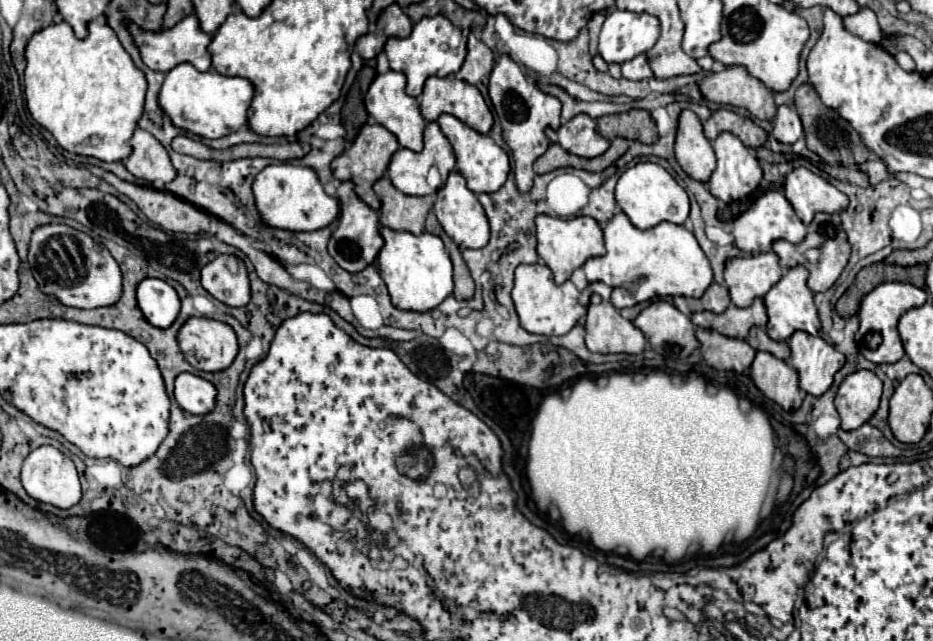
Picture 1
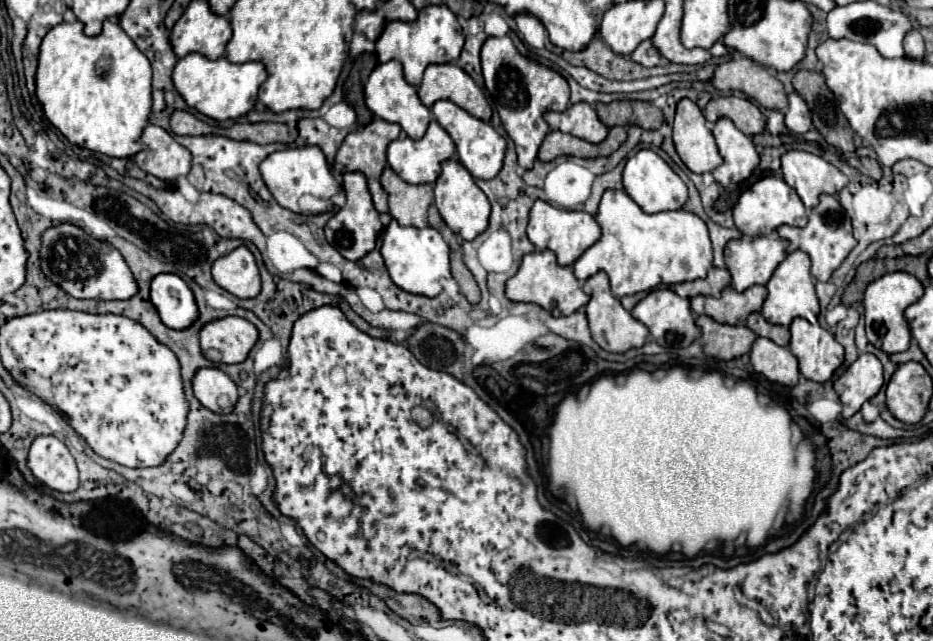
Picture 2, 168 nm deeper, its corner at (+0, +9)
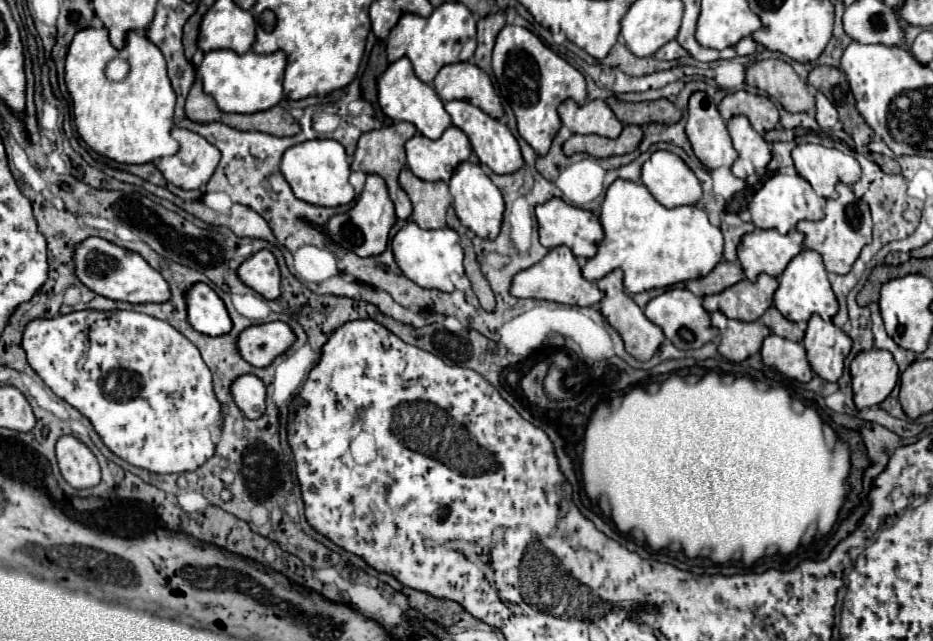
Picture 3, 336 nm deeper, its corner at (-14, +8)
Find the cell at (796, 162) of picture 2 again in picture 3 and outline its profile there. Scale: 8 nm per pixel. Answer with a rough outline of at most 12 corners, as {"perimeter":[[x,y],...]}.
{"perimeter":[[797,145],[797,173],[825,199],[855,185],[855,157],[823,145]]}

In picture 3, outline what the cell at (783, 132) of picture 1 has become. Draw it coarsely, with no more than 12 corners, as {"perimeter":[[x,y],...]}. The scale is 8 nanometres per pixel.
{"perimeter":[[823,93],[815,95],[817,125],[833,129],[837,109]]}

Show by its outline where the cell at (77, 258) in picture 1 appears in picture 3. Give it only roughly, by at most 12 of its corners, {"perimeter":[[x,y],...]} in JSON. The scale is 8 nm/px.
{"perimeter":[[87,237],[77,279],[101,297],[163,303],[169,285],[141,255]]}

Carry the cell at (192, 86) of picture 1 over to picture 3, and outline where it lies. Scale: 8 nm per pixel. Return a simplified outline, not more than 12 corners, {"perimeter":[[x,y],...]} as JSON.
{"perimeter":[[209,51],[197,73],[225,113],[283,99],[285,53]]}

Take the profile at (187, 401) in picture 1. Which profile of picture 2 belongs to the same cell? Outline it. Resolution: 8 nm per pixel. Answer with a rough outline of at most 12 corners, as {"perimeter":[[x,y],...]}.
{"perimeter":[[219,368],[193,378],[197,400],[217,414],[233,412],[237,384]]}

